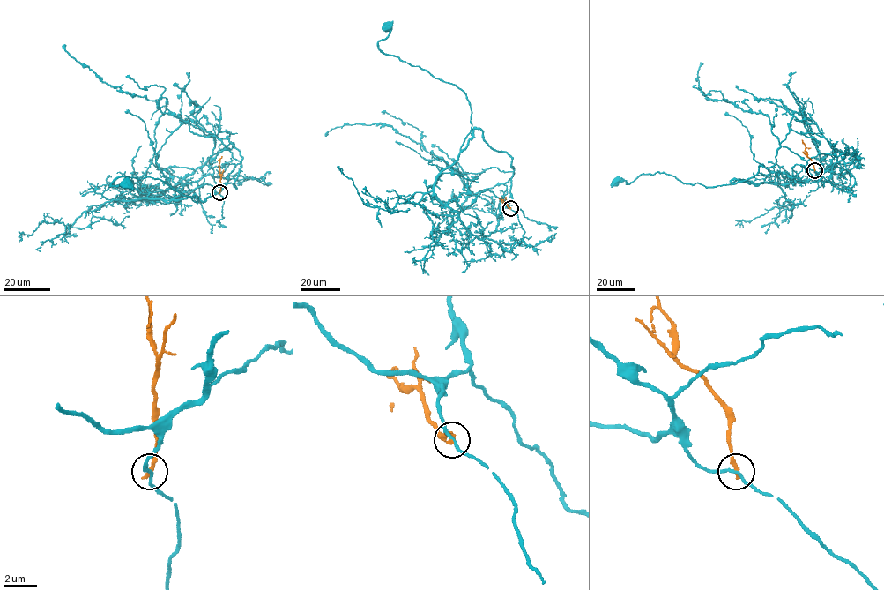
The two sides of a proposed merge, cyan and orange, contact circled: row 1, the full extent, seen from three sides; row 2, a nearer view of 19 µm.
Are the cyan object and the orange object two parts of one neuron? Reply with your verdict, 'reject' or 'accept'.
reject

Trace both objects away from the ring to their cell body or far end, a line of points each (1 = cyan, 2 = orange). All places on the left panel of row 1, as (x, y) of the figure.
1: (219, 192), (205, 183), (182, 197), (147, 194), (196, 203), (150, 176), (111, 183), (126, 183)
2: (219, 192), (219, 164), (222, 156)

